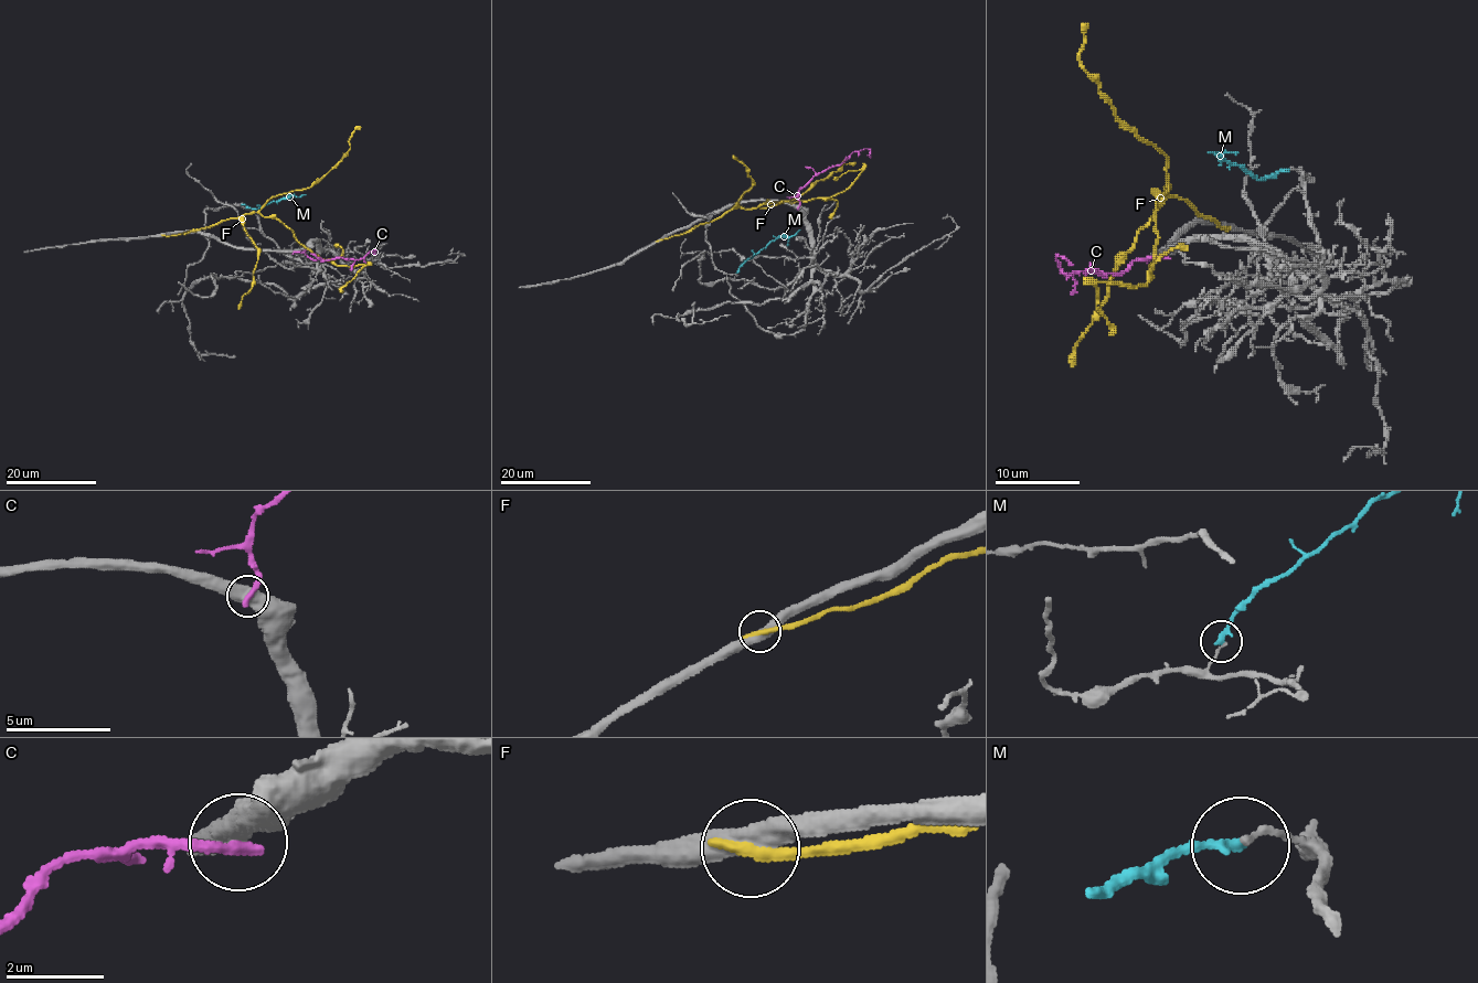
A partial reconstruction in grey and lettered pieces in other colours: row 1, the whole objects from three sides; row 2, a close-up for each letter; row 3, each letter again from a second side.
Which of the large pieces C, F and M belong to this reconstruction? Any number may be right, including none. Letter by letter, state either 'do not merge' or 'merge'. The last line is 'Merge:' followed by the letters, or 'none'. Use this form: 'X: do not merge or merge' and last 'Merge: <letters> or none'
C: do not merge
F: do not merge
M: do not merge
Merge: none

